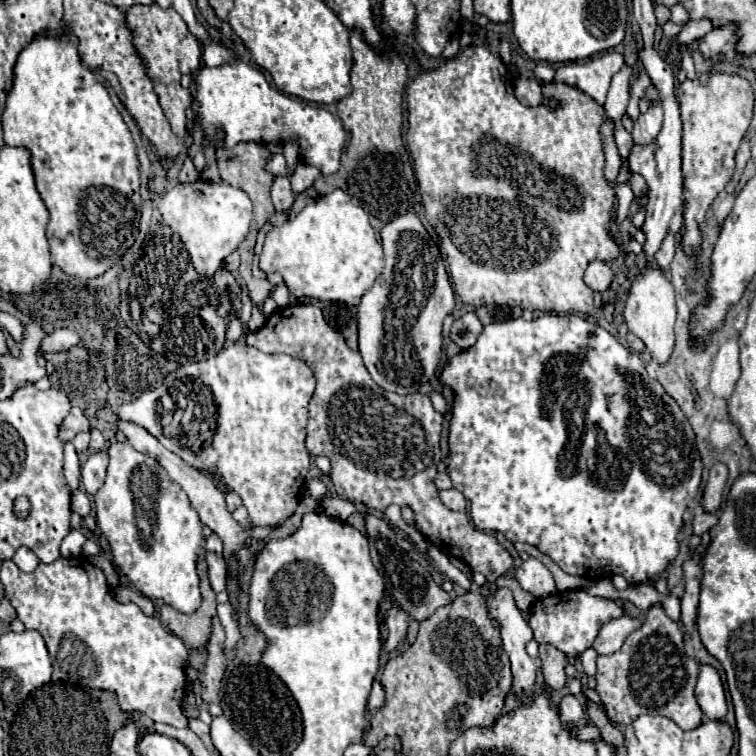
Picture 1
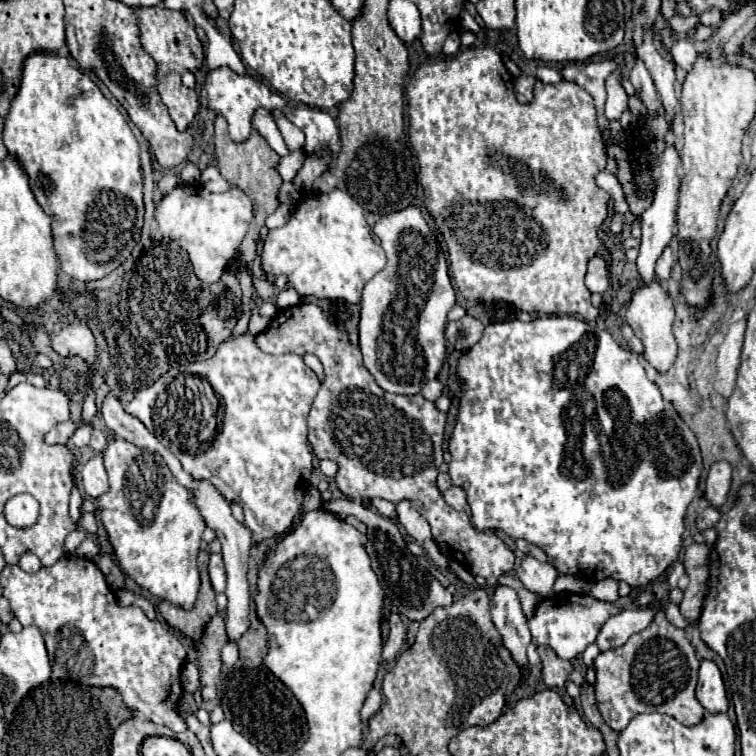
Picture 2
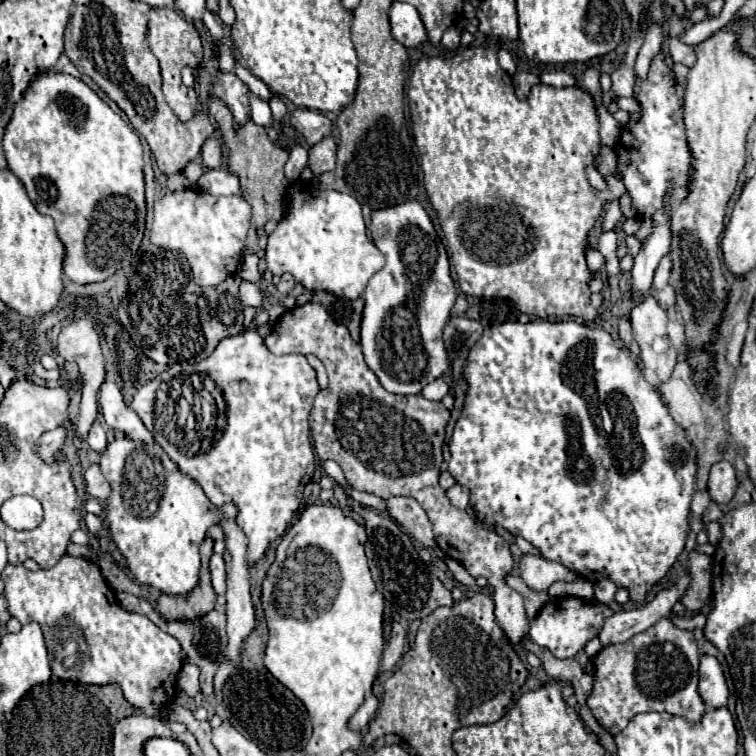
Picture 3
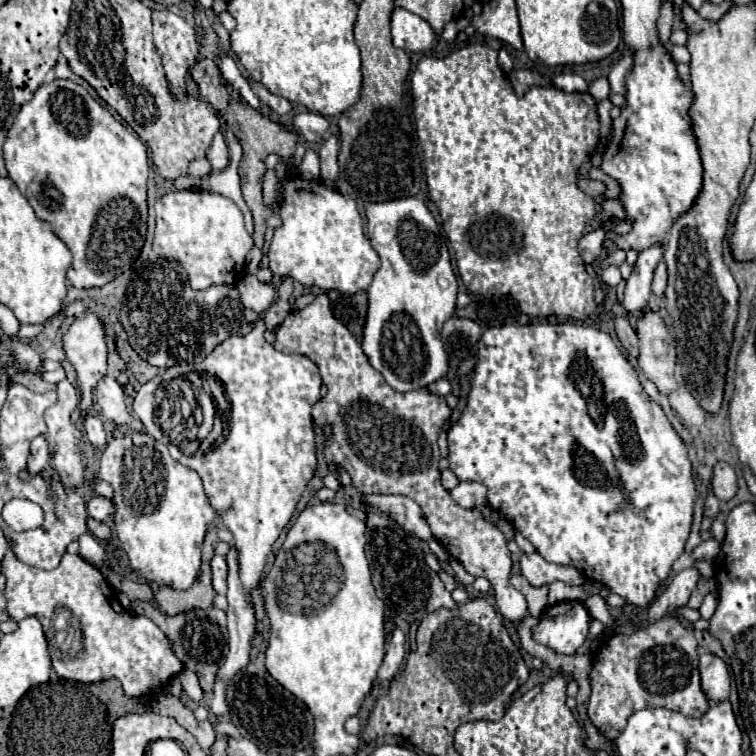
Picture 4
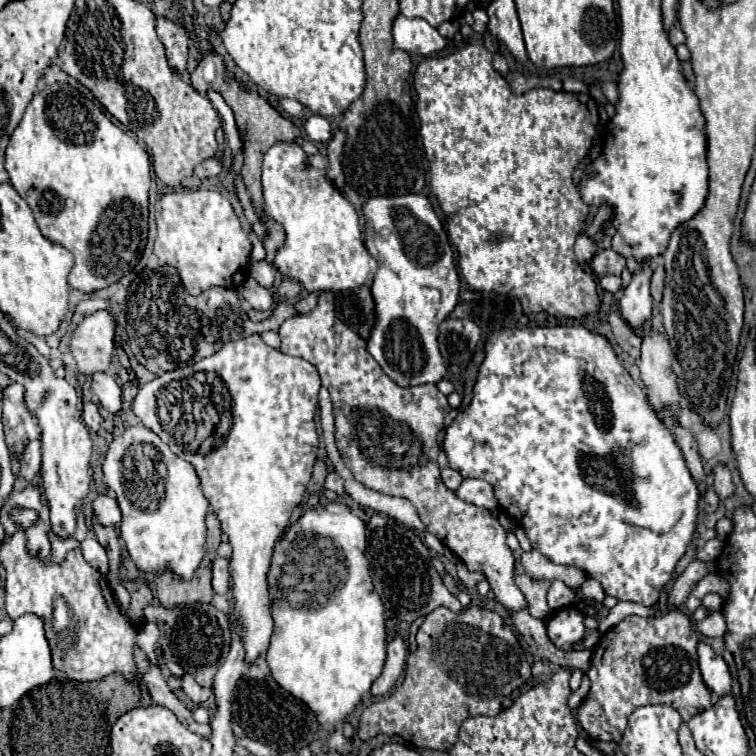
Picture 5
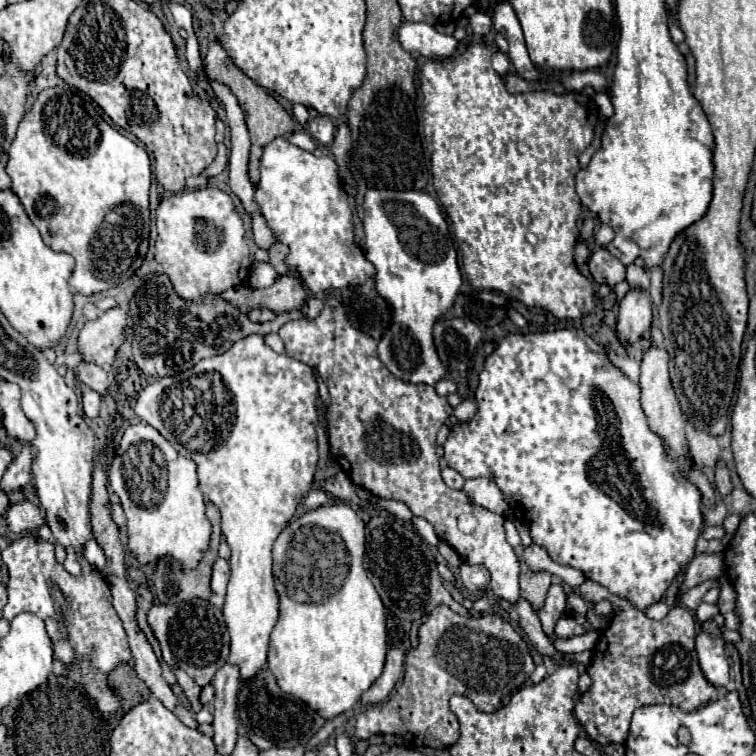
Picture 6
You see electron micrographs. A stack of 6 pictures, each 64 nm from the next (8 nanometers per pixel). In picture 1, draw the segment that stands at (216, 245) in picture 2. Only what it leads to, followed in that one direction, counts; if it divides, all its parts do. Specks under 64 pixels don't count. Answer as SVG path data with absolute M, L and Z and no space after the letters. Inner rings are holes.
M206 180L172 186L164 192L158 210L162 214L162 224L178 232L196 272L206 278L214 278L226 256L239 247L252 220L252 202L245 192L230 184L210 184Z

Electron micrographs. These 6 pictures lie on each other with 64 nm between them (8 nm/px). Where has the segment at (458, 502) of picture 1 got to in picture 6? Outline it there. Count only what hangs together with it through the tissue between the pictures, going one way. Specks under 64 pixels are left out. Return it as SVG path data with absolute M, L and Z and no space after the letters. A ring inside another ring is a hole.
M470 478L464 484L464 492L468 496L472 496L474 504L480 504L482 508L488 508L496 514L504 514L506 510L510 510L502 490L498 488L498 484L494 482L494 478Z

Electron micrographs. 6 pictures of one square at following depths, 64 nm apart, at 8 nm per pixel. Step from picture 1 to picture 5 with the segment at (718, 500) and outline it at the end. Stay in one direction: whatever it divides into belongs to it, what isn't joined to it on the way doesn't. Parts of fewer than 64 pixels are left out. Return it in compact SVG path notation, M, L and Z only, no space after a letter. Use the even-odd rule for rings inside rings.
M724 464L714 466L714 490L720 496L720 500L728 498L734 492L734 484L730 478L730 470Z

